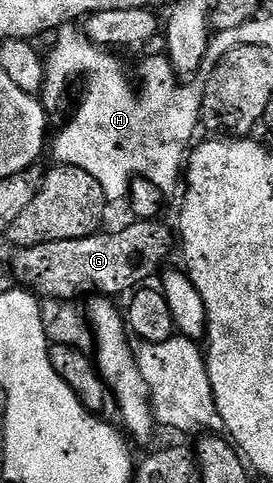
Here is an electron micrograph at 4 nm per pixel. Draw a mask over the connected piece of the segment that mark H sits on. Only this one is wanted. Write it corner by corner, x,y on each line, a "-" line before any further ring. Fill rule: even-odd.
65,27
55,34
56,42
52,45
52,50
46,53
46,60
44,62
44,87
42,90
42,101
45,106
51,107
56,105
64,97
64,92
68,89
68,84
71,83
75,77
80,77
83,74
88,75
88,94
84,97
84,102
76,109
76,114
68,121
68,126
61,131
56,137
56,158
55,160
62,165
73,165
74,167
82,167
82,171
90,171
90,175
94,175
94,179
98,179
98,183
102,183
102,191
106,195
106,199
110,203
116,203
129,196
134,176
140,175
147,178
148,181
154,183
160,191
164,193
165,204
169,208
181,208
183,206
183,198
179,193
179,189
182,183
182,170
186,163
186,156
191,146
190,141
193,139
197,127
201,126
203,118
203,102
204,102
204,86
205,84
198,79
190,79
182,82
179,74
173,68
172,63
168,60
165,54
152,55
146,58
140,67
140,87
142,91
136,93
131,87
127,77
122,71
121,65
108,54
109,52
102,51
101,46
92,44
87,37
84,36
83,32
76,27

